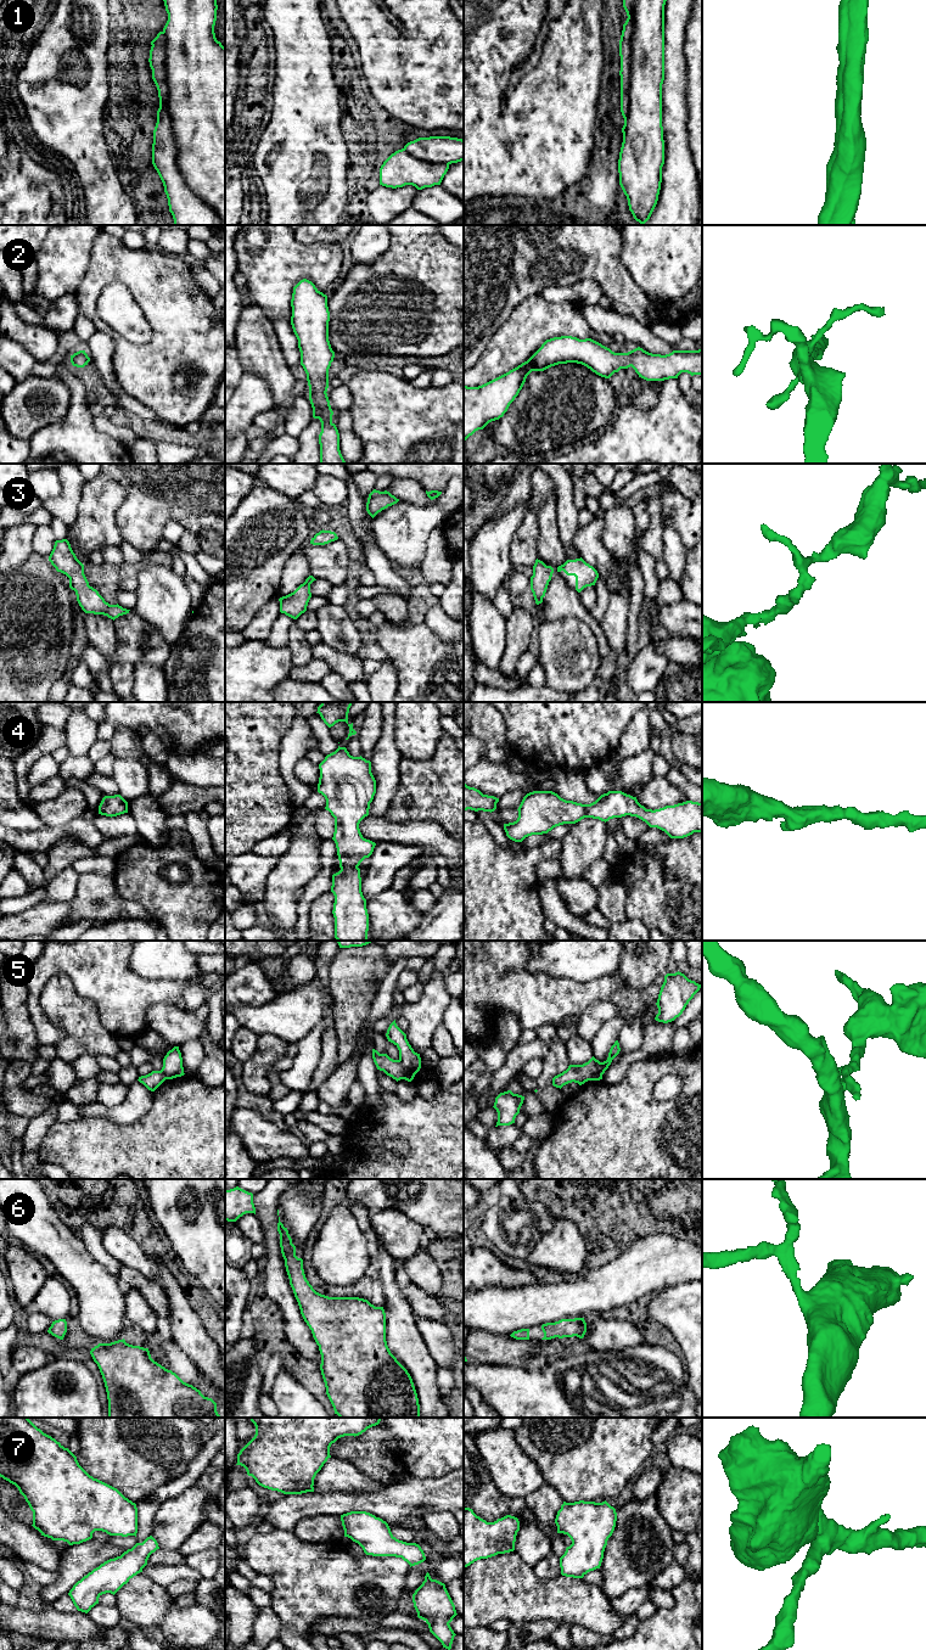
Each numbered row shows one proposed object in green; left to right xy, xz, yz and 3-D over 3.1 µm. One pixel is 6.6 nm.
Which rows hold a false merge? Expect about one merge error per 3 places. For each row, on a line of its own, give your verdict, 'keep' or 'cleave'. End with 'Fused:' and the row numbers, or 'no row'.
1: cleave
2: keep
3: keep
4: keep
5: cleave
6: keep
7: keep
Fused: 1, 5

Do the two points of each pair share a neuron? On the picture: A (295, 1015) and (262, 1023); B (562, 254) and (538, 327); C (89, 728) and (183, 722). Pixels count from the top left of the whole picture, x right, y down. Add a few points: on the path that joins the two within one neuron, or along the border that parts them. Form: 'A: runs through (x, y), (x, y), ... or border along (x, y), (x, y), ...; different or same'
A: runs through (286, 1017), (270, 1019); same
B: border along (539, 293), (531, 295), (515, 309); different
C: border along (96, 723), (97, 739); different

